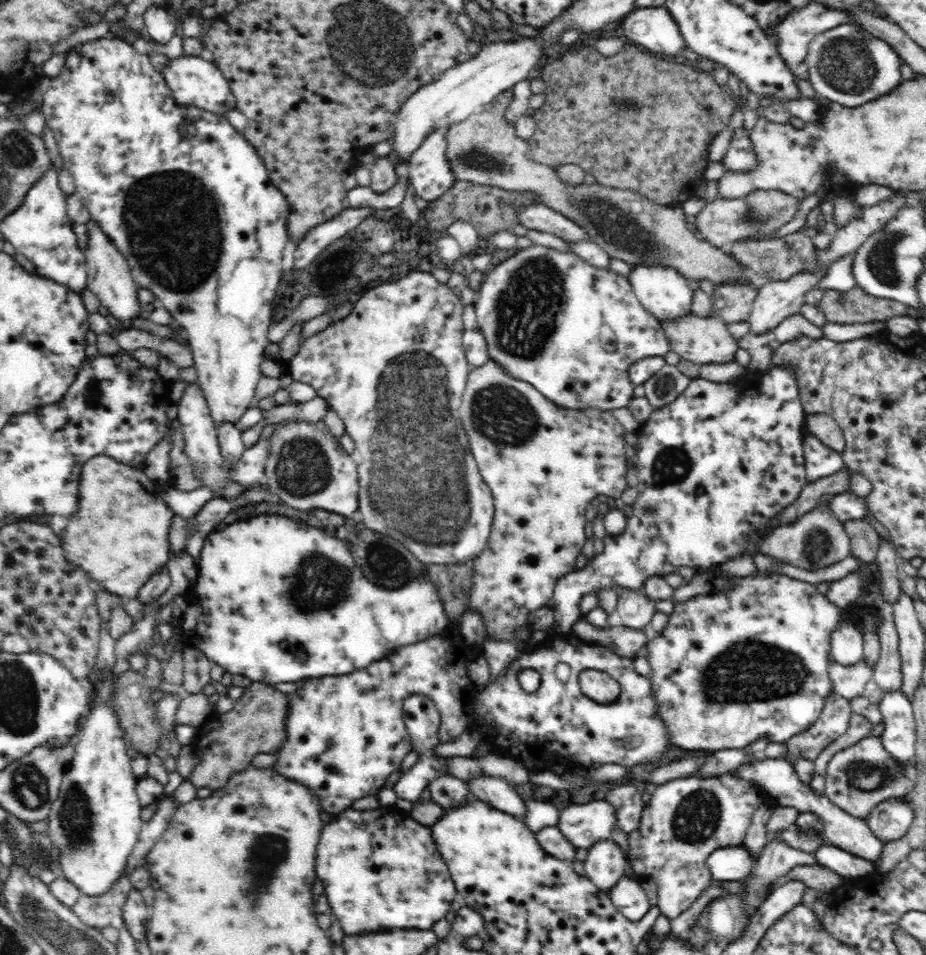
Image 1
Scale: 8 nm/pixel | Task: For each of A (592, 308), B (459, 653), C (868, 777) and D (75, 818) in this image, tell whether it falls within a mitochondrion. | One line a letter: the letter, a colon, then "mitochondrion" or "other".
A: other
B: other
C: mitochondrion
D: mitochondrion

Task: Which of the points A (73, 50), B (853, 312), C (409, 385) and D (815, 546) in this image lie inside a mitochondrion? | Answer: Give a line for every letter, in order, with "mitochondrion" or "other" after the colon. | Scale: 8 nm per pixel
A: other
B: other
C: mitochondrion
D: mitochondrion

